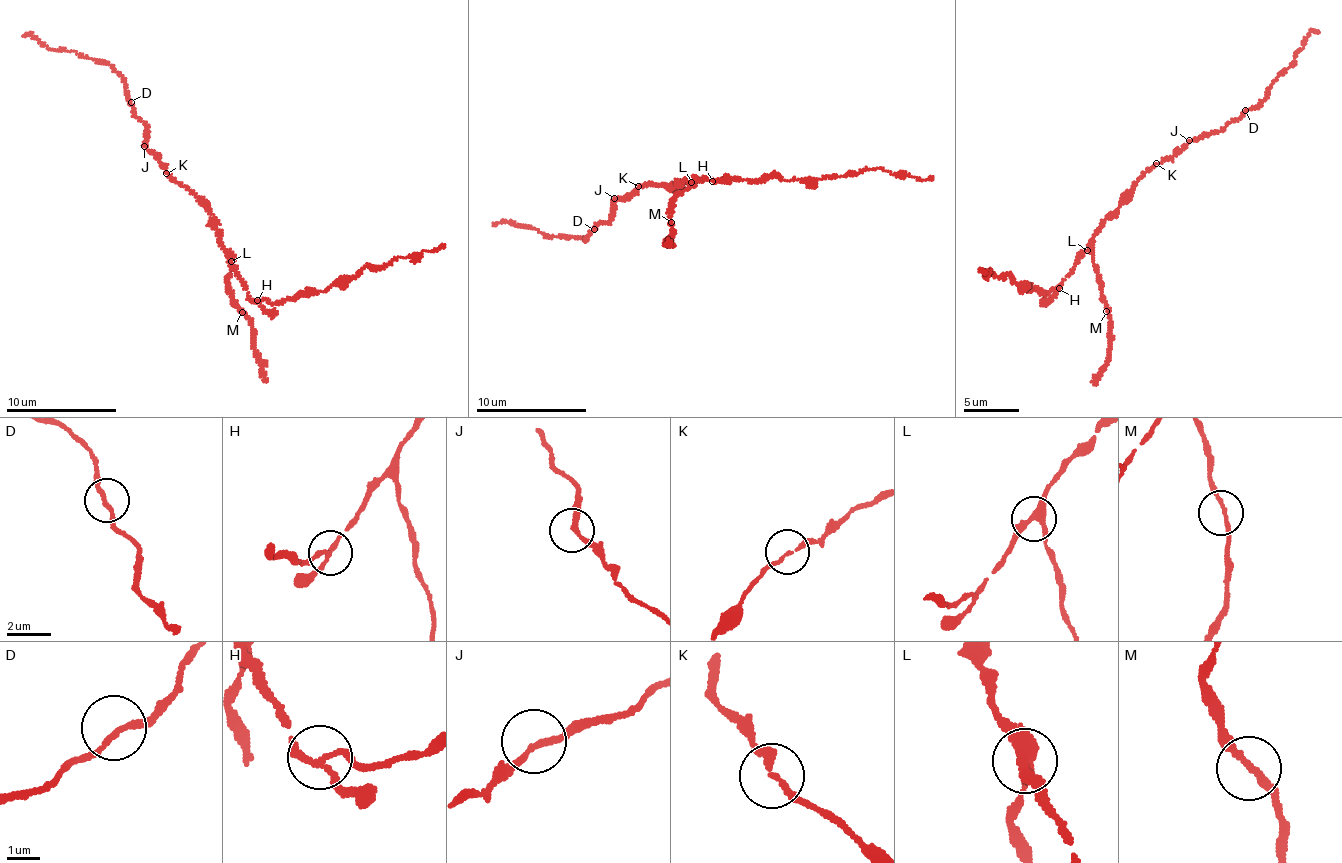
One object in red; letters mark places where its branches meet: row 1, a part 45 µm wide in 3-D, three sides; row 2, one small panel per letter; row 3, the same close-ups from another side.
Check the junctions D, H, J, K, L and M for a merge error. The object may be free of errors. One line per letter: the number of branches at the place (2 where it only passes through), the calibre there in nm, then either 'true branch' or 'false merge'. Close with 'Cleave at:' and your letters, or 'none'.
D: branches 2; calibre 170 nm; true branch
H: branches 3; calibre 150 nm; false merge
J: branches 2; calibre 180 nm; true branch
K: branches 2; calibre 170 nm; true branch
L: branches 3; calibre 360 nm; true branch
M: branches 2; calibre 170 nm; true branch
Cleave at: H

